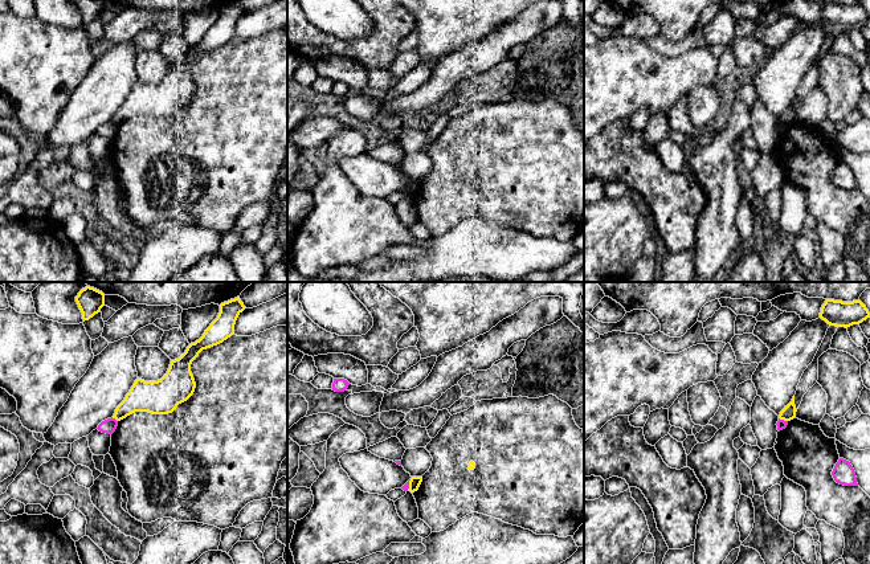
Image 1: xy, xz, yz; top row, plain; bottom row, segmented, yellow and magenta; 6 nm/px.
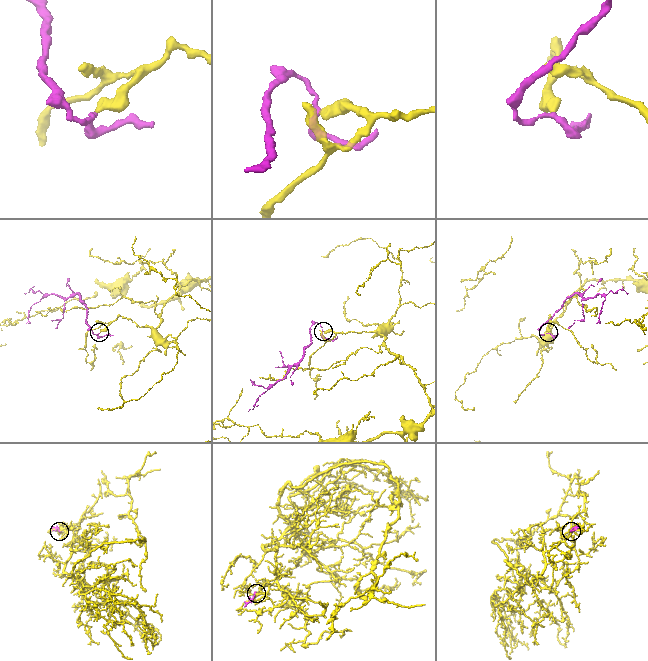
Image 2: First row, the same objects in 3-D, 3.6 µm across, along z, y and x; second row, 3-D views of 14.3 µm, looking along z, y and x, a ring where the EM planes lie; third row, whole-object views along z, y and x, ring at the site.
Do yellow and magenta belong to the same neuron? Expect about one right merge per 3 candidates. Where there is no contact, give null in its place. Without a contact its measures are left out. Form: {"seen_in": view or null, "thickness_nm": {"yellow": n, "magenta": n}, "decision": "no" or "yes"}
{"seen_in": "xy", "thickness_nm": {"yellow": 190, "magenta": 90}, "decision": "no"}

